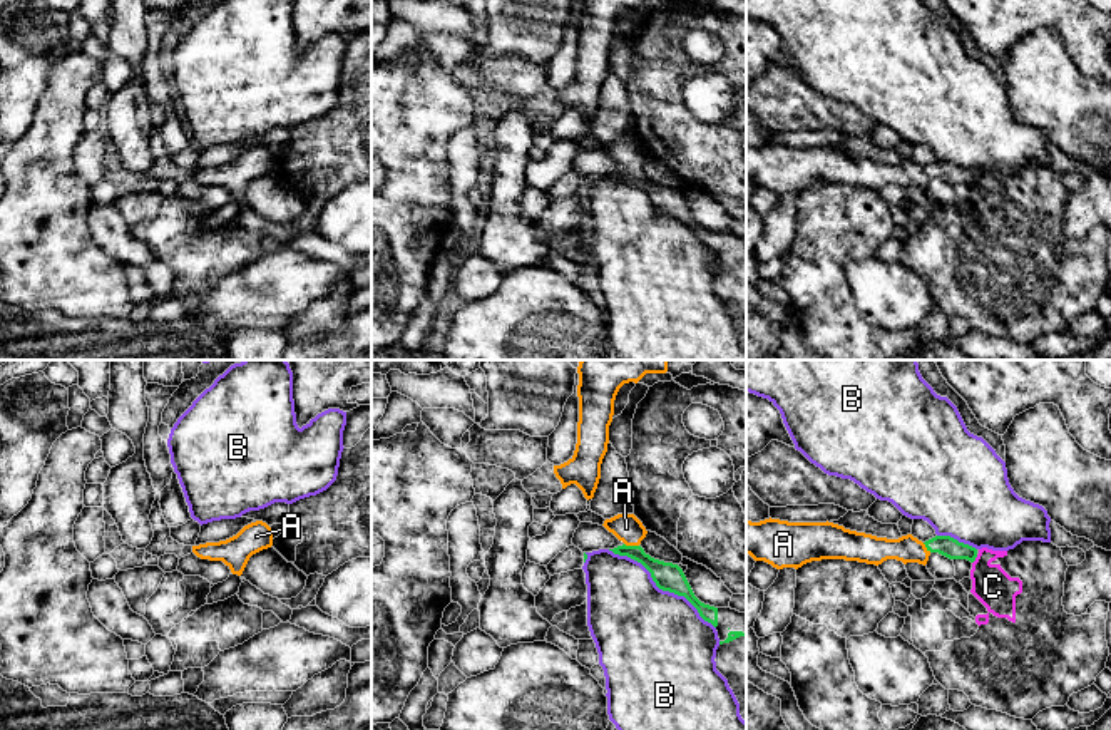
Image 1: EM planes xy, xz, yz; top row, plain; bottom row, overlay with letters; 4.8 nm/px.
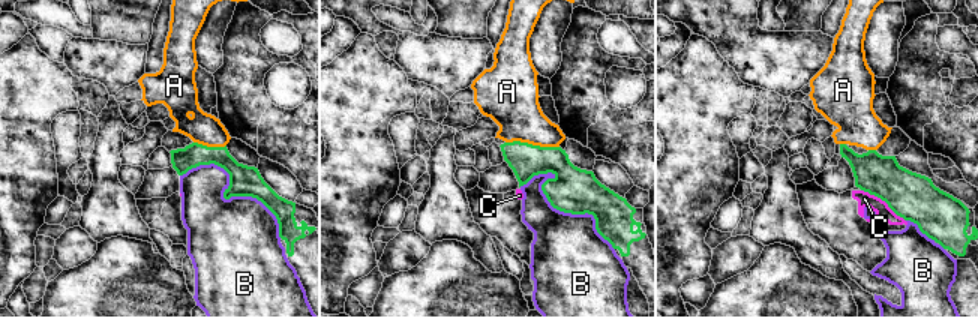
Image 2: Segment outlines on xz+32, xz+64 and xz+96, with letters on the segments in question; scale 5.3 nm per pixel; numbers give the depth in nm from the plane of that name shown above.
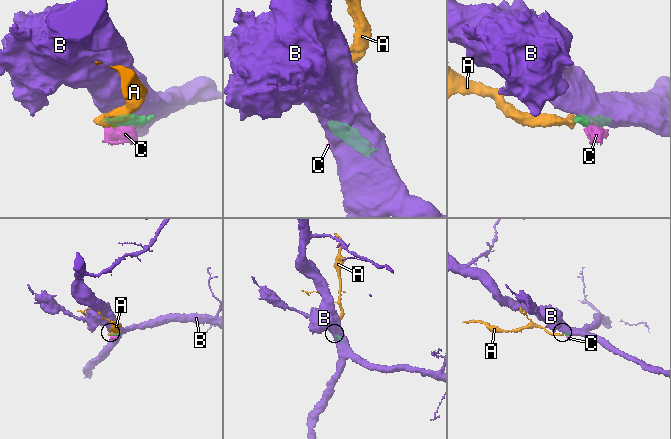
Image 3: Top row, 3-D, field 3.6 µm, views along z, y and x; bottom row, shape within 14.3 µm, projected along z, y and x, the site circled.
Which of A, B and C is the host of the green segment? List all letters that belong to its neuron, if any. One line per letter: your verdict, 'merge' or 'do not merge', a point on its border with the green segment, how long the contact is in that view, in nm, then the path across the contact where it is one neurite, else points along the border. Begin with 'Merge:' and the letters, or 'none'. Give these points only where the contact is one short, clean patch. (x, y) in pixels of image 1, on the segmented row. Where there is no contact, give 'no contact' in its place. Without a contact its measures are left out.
Merge: A
A: merge; contact xz (631, 546); length 70 nm; way xz (668, 576), (631, 546), (631, 533), (626, 528)
B: do not merge; contact xz (660, 588); length 650 nm
C: do not merge; contact yz (974, 560); length 50 nm; border yz (977, 555), (972, 563)

